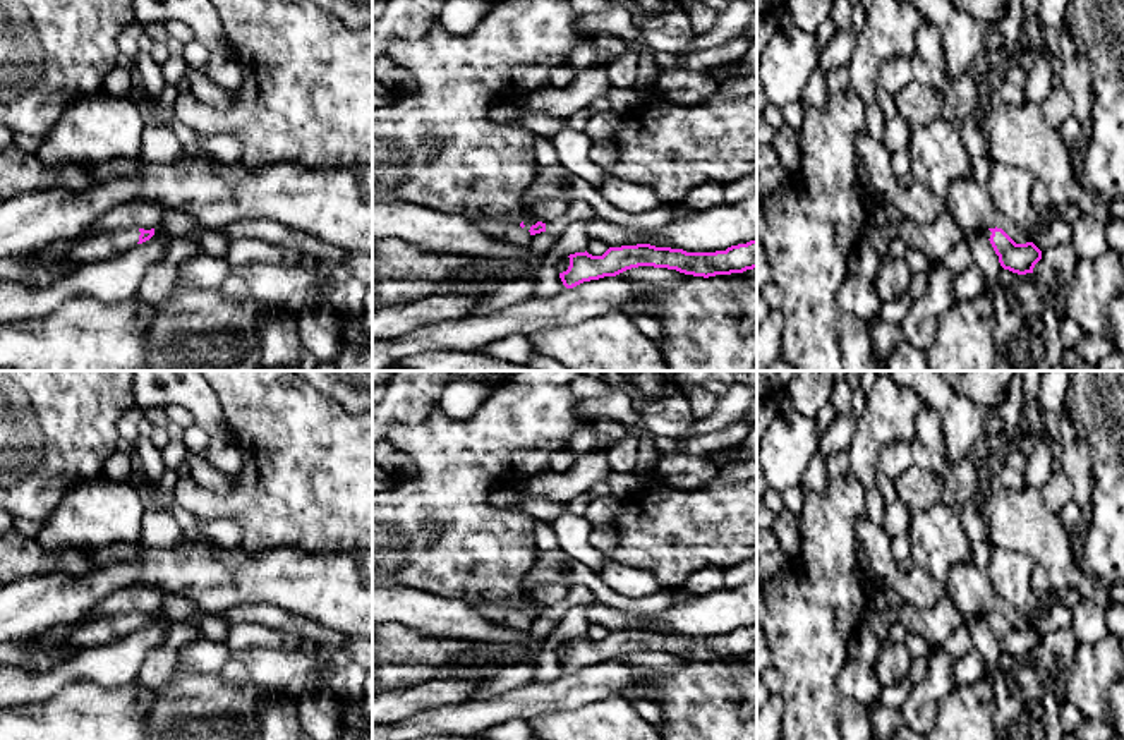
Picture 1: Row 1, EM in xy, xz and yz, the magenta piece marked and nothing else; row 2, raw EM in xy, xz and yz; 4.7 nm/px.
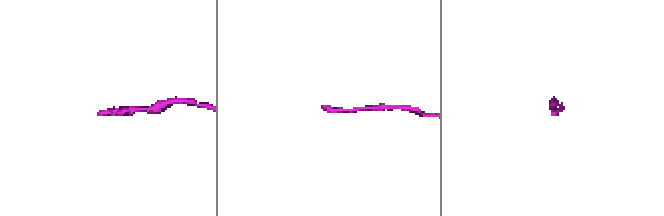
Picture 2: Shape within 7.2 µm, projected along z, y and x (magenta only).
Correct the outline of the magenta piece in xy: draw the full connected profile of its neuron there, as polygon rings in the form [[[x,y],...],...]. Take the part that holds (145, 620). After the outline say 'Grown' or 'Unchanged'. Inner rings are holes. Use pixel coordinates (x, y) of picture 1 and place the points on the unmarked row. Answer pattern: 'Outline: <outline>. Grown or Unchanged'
Outline: [[[88,613],[81,622],[70,625],[70,634],[67,637],[69,644],[76,647],[91,649],[105,644],[112,644],[137,628],[149,625],[154,620],[154,613],[124,613],[124,615],[112,615],[105,618],[96,618]]]. Grown

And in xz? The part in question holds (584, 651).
Outline: [[[757,625],[716,637],[686,637],[683,634],[637,628],[609,632],[602,640],[592,640],[585,635],[570,639],[568,642],[568,654],[559,658],[566,673],[604,661],[616,661],[638,651],[668,652],[685,659],[709,663],[757,652]]]. Unchanged

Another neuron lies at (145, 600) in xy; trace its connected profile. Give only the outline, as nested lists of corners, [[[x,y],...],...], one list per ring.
[[[134,585],[124,587],[103,599],[93,611],[96,618],[124,613],[156,613],[165,594],[158,587]]]

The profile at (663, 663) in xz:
[[[638,651],[618,659],[619,663],[645,671],[656,671],[659,675],[676,673],[686,664],[685,658],[668,652]]]

